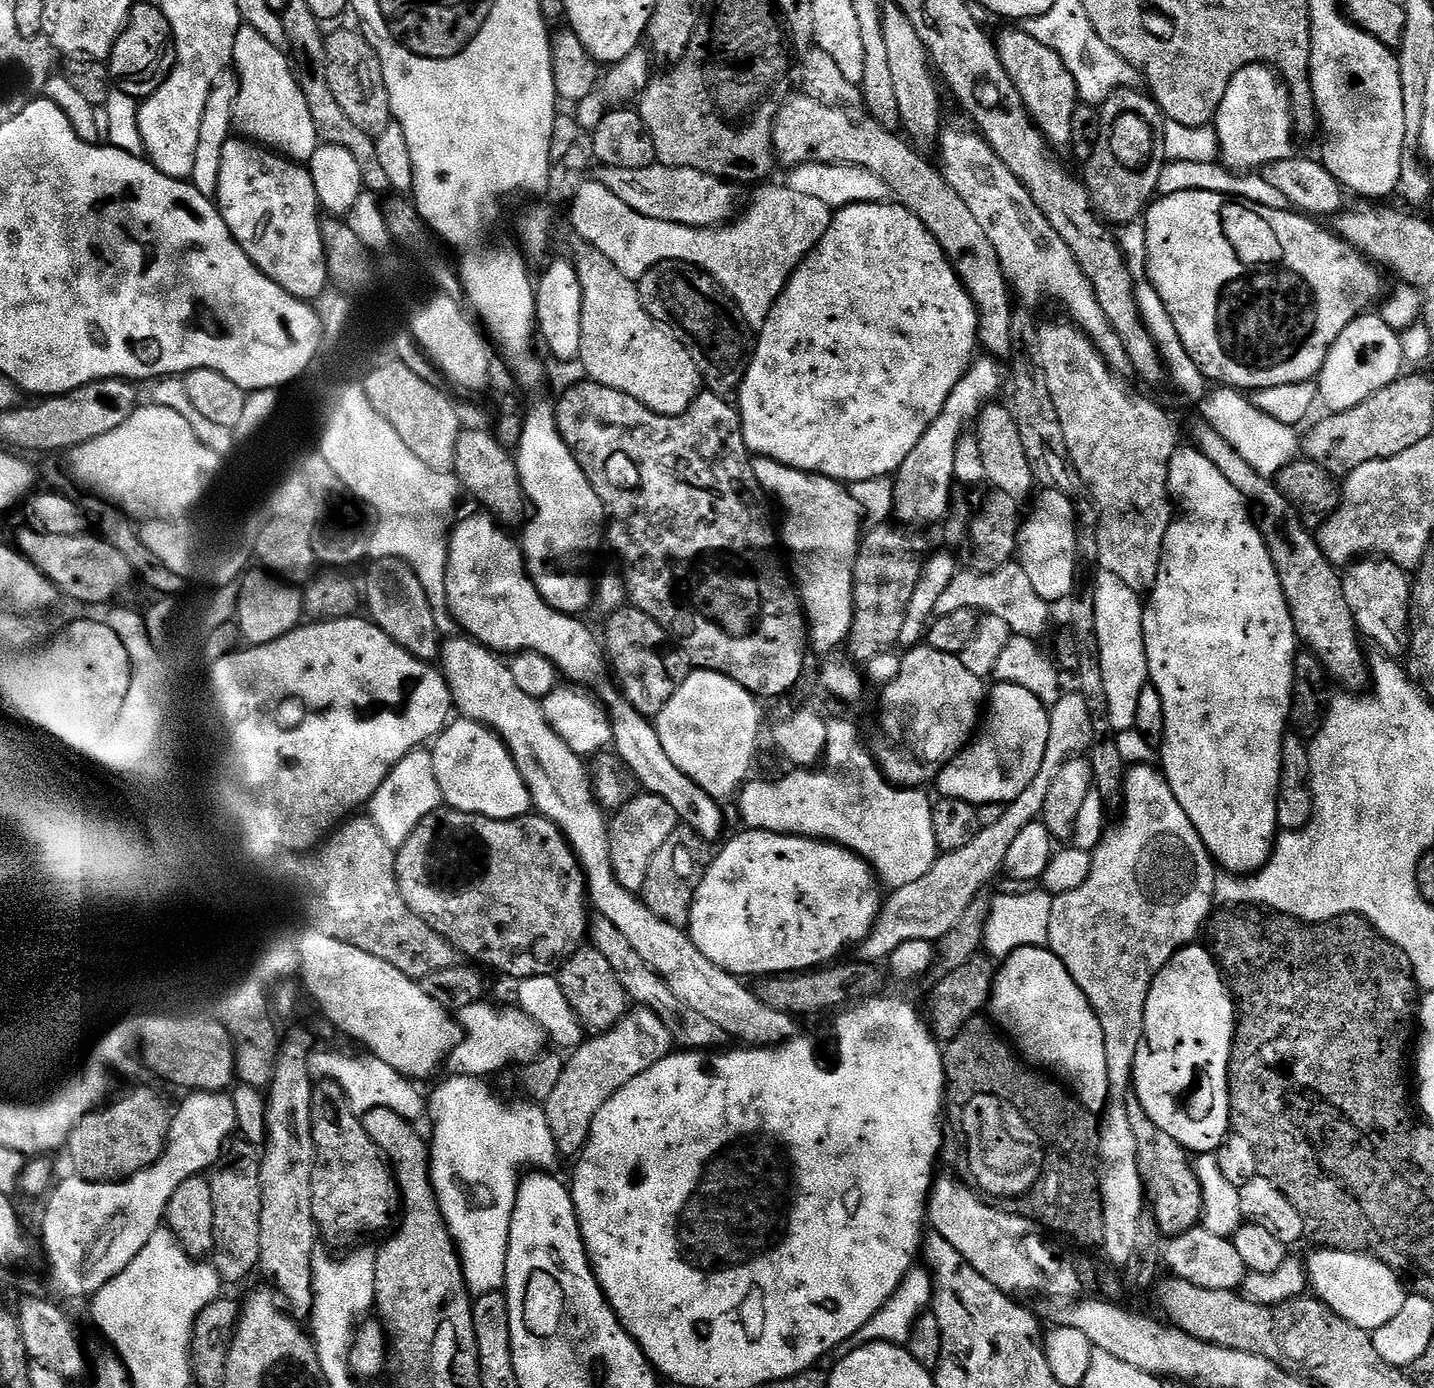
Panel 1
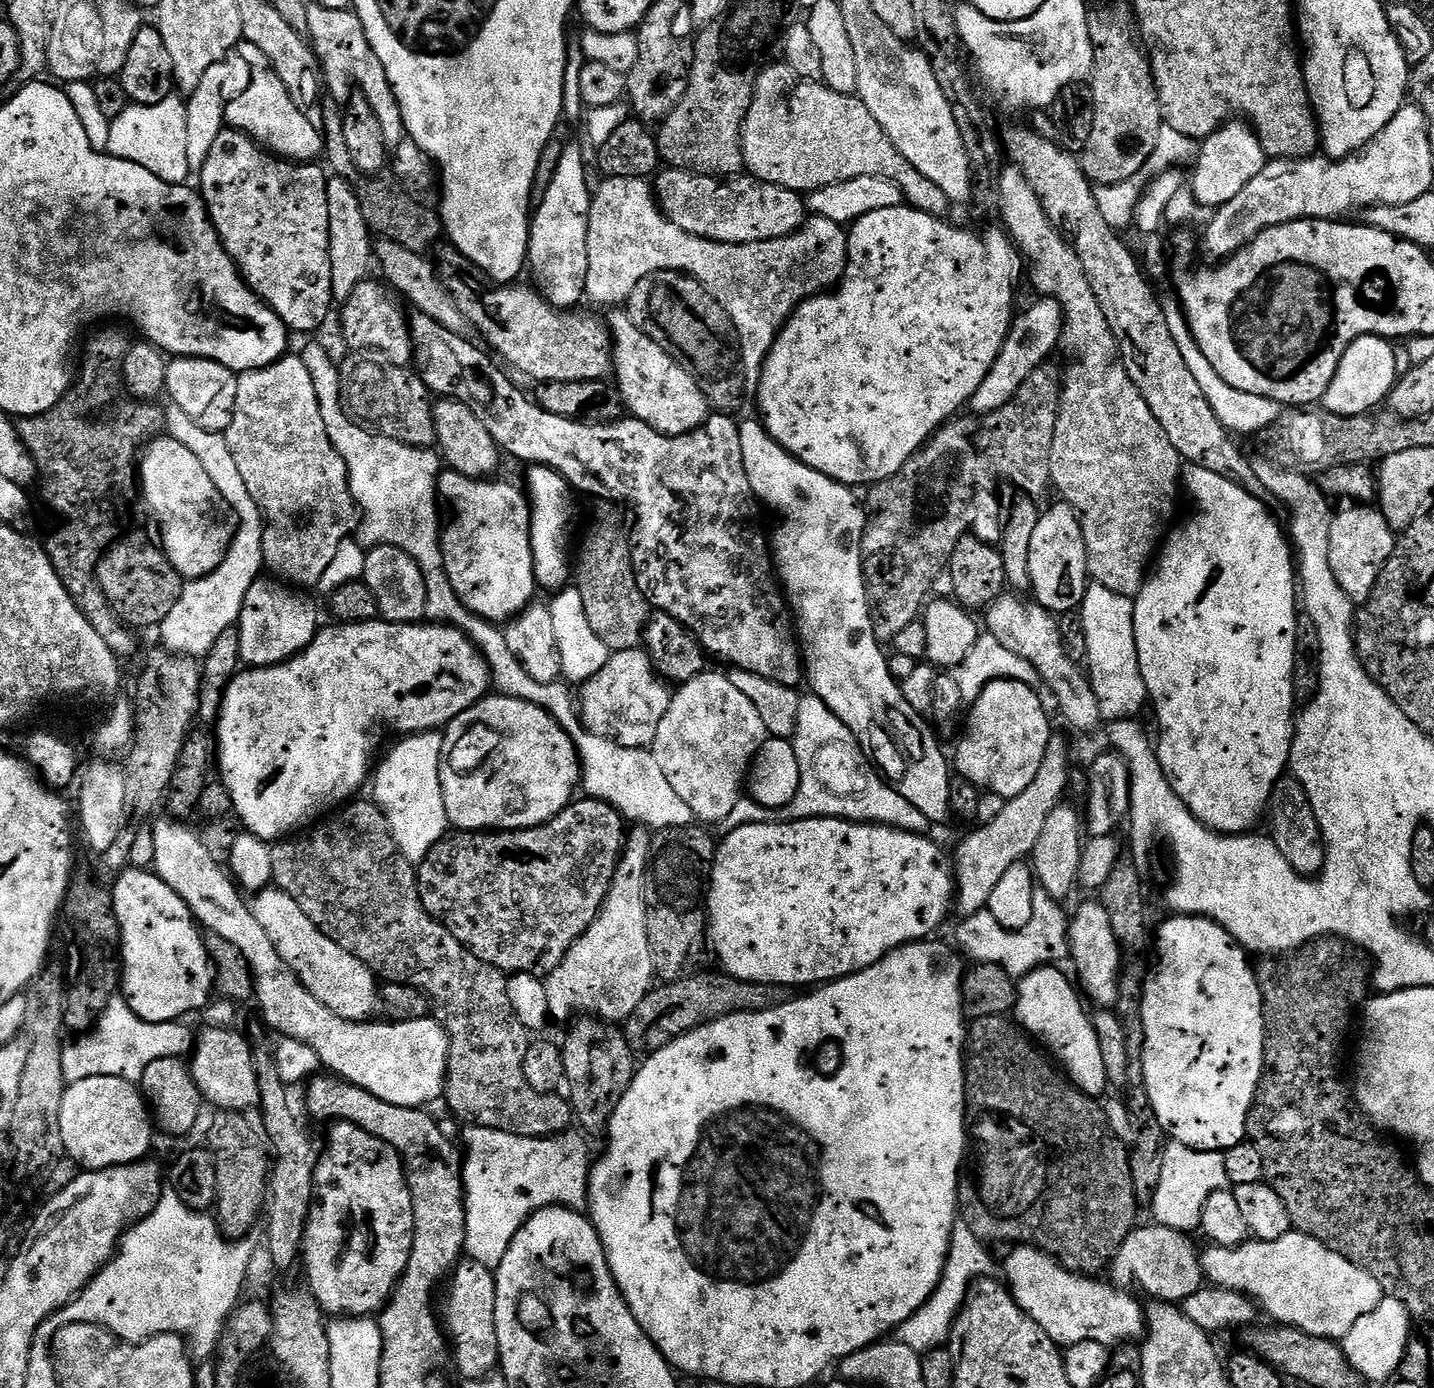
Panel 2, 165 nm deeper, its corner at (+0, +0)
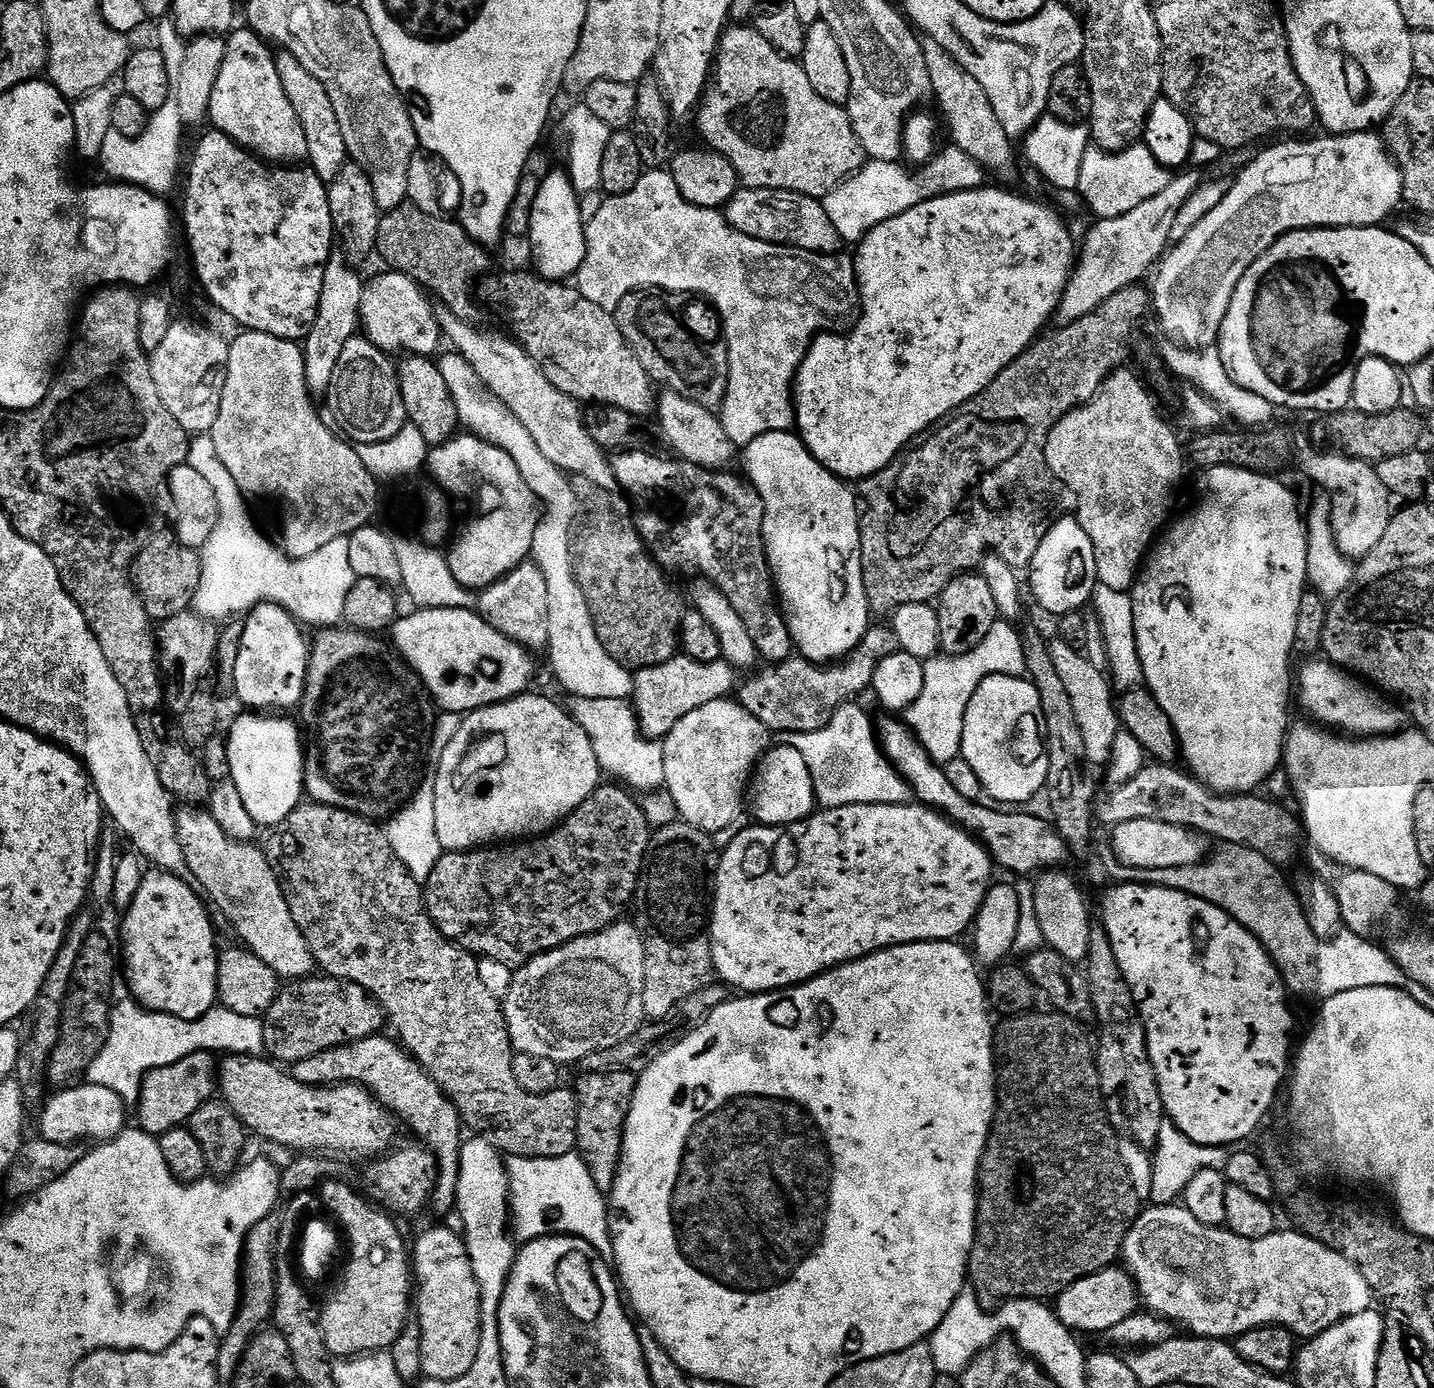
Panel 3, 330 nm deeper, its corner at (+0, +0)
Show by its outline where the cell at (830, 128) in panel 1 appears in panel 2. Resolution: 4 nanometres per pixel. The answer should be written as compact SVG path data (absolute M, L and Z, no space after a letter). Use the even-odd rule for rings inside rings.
M783 63L771 64L761 71L756 80L756 89L752 92L752 101L740 135L747 175L756 177L764 184L782 186L786 190L801 194L834 186L838 182L850 182L854 178L882 178L895 182L905 196L905 201L920 212L938 218L948 214L946 212L952 208L951 200L934 182L915 170L914 166L899 154L897 147L887 138L882 126L878 126L874 114L866 110L859 96L838 94L822 82L797 83Z

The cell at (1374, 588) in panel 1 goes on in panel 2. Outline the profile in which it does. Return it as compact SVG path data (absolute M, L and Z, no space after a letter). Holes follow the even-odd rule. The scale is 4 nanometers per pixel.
M1344 506L1332 517L1330 526L1330 570L1338 578L1338 586L1346 590L1353 605L1363 606L1372 597L1380 572L1396 549L1397 533L1376 506Z

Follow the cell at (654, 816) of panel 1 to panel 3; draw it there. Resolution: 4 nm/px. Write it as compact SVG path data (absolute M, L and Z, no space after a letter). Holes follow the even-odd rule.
M617 922L600 932L596 932L592 936L583 936L577 940L571 940L570 943L564 944L552 952L544 952L541 956L535 956L527 964L519 965L515 969L510 990L502 998L502 1007L508 1033L512 1039L512 1046L516 1052L535 1054L537 1058L550 1058L550 1062L561 1066L567 1066L567 1064L576 1066L579 1065L582 1058L586 1058L586 1054L594 1054L598 1050L610 1050L614 1046L618 1046L618 1042L626 1042L626 1038L630 1038L630 1034L634 1034L634 1030L638 1030L641 1024L645 1023L646 1017L644 1015L644 1007L642 1006L642 990L644 989L644 975L646 974L644 937L641 936L639 927L635 923L624 923Z

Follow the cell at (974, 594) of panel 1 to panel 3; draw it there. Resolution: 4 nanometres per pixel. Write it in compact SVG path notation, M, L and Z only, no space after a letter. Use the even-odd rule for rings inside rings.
M1053 639L1048 649L1054 658L1054 670L1058 670L1062 683L1070 694L1070 703L1074 706L1078 727L1082 729L1086 758L1090 758L1093 766L1107 765L1110 750L1114 750L1114 738L1121 732L1122 725L1117 705L1114 703L1114 688L1105 669L1094 666L1094 662L1090 662L1083 651L1066 646L1062 639Z

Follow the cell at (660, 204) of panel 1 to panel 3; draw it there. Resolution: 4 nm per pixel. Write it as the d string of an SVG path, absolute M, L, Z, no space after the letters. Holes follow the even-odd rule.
M741 186L737 188L732 201L723 209L723 214L734 230L762 242L810 250L823 256L835 256L841 251L842 241L838 230L826 215L823 203L814 196L773 188Z

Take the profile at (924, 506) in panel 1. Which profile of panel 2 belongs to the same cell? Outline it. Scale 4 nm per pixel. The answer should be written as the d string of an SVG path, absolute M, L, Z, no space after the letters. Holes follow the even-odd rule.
M1040 298L1035 301L1024 313L1017 315L1012 321L1012 328L1008 332L1006 342L994 362L990 366L990 374L982 378L982 386L978 386L976 393L972 395L970 408L973 413L983 414L993 412L1018 394L1022 390L1022 382L1034 374L1034 370L1049 359L1048 356L1055 348L1059 349L1064 334L1064 315L1060 309L1060 303L1056 300Z

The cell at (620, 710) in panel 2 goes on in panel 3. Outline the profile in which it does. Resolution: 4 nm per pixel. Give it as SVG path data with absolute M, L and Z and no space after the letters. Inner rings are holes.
M677 654L665 664L641 668L635 673L632 681L630 703L636 709L636 721L640 730L650 740L663 741L664 737L690 714L690 710L698 710L698 706L706 706L706 702L723 700L728 692L737 687L737 669L724 659L718 662L698 662L689 656Z

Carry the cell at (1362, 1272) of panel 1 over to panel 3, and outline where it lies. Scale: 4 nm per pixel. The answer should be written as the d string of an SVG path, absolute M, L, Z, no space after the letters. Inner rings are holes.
M1175 1203L1163 1206L1148 1206L1141 1211L1132 1224L1128 1236L1124 1239L1122 1264L1128 1275L1136 1283L1139 1299L1149 1313L1164 1317L1165 1320L1169 1320L1181 1329L1187 1330L1191 1335L1205 1336L1211 1340L1231 1341L1233 1338L1246 1334L1250 1330L1264 1328L1268 1324L1279 1324L1281 1328L1289 1328L1292 1335L1297 1338L1311 1338L1330 1330L1330 1326L1334 1326L1354 1314L1369 1311L1374 1304L1372 1288L1366 1282L1366 1278L1362 1278L1360 1271L1343 1254L1335 1252L1333 1248L1328 1248L1325 1244L1319 1244L1316 1240L1305 1236L1303 1232L1277 1230L1271 1232L1266 1238L1258 1238L1257 1240L1242 1238L1238 1234L1228 1231L1227 1227L1211 1228L1202 1222L1198 1222L1198 1218L1194 1218L1194 1214L1190 1214L1188 1208L1177 1206Z

